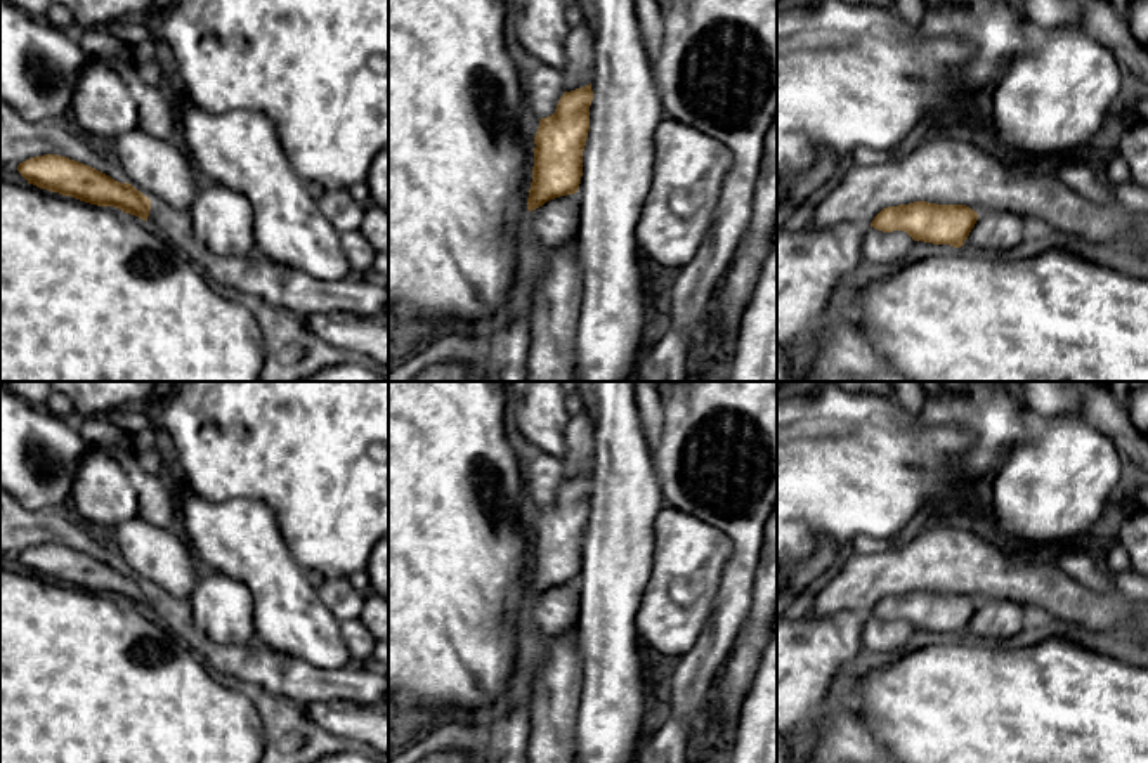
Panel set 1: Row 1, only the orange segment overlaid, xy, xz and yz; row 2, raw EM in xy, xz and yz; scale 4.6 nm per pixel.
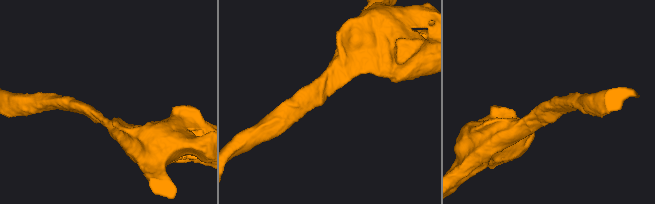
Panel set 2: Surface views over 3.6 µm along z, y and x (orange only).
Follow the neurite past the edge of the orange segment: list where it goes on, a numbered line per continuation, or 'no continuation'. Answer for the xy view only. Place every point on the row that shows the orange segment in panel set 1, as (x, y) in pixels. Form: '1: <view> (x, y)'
no continuation

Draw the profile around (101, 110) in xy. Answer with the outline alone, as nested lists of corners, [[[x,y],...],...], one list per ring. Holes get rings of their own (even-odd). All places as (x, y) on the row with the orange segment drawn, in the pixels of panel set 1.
[[[114,55],[87,59],[69,106],[69,125],[102,146],[137,128],[137,106],[114,66]]]

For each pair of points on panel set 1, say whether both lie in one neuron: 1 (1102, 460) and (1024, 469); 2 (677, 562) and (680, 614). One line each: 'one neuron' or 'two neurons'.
1: one neuron
2: one neuron

